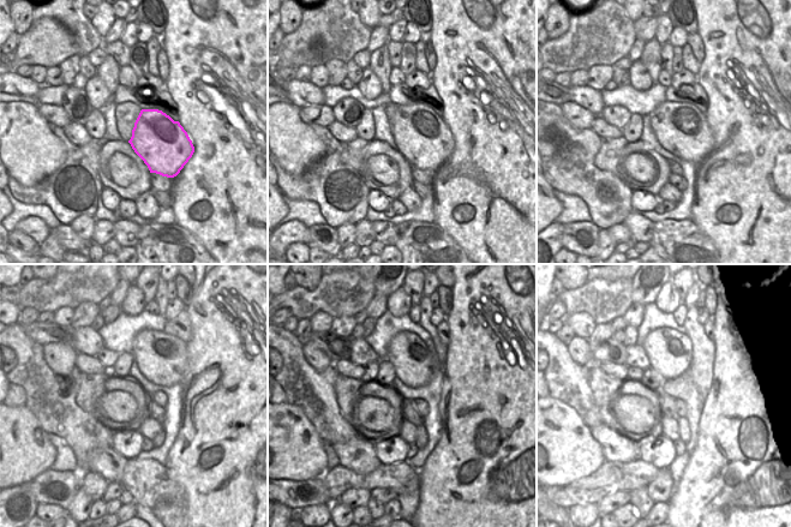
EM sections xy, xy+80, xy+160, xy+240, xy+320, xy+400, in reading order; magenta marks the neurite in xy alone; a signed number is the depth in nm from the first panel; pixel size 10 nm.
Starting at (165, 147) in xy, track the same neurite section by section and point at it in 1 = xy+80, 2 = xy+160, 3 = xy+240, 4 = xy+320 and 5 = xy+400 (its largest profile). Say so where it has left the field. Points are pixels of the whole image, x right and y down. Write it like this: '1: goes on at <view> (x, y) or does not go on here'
1: goes on at xy+80 (421, 137)
2: goes on at xy+160 (683, 130)
3: goes on at xy+240 (159, 355)
4: goes on at xy+320 (413, 363)
5: goes on at xy+400 (670, 352)

